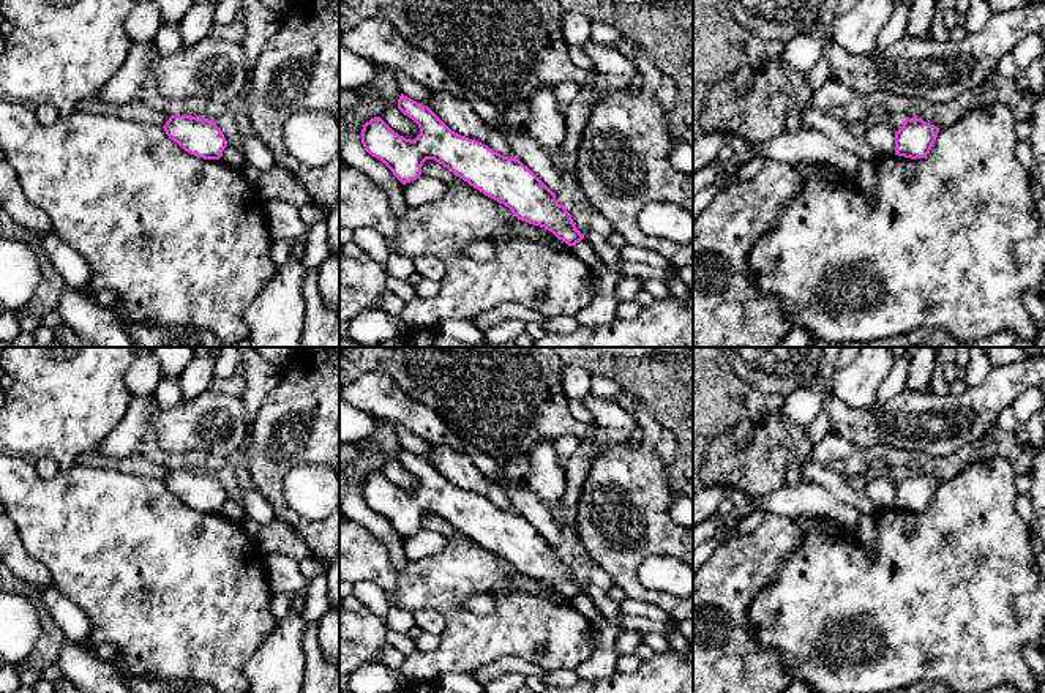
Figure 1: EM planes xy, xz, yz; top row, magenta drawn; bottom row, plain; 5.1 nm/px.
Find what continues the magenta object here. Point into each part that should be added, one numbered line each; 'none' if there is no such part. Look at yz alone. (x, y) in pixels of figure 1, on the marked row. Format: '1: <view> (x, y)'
none

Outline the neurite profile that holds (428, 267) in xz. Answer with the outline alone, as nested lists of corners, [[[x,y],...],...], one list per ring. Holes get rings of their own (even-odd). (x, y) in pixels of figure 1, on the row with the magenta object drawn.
[[[420,256],[412,259],[415,272],[423,278],[429,281],[442,281],[442,278],[447,273],[447,265],[434,256]]]

